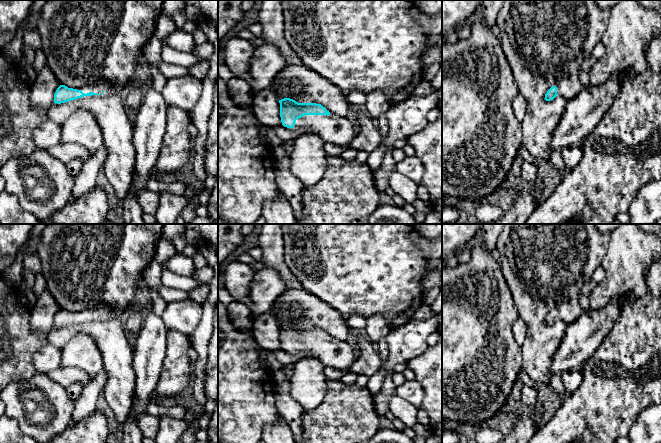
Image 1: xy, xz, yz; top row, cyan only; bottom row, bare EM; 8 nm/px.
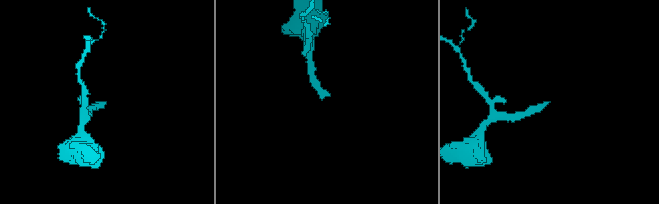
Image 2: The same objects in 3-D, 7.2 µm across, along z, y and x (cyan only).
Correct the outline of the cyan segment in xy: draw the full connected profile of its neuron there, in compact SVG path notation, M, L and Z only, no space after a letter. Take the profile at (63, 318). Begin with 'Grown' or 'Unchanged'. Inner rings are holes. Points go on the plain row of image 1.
Grown. M99 305L90 311L90 316L85 318L81 314L60 309L54 318L54 327L61 328L84 320L107 319L112 317L111 308L108 305Z

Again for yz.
Grown. M575 298L562 302L555 310L551 311L545 318L545 324L553 324L557 319L562 320L566 325L576 321L582 314L583 309L580 306L579 299Z

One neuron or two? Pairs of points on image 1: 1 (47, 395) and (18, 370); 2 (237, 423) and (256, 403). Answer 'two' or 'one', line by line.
1: two
2: one

